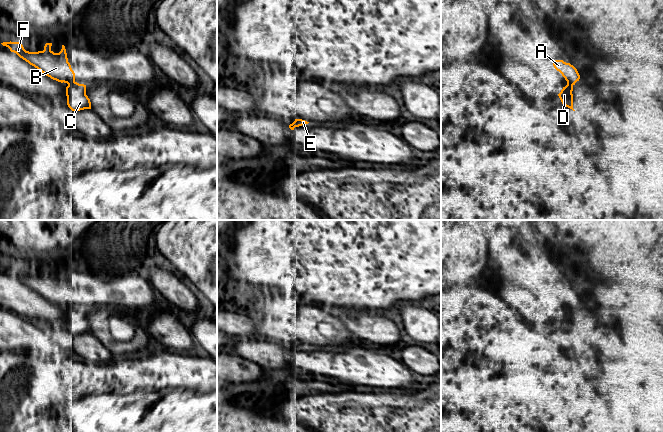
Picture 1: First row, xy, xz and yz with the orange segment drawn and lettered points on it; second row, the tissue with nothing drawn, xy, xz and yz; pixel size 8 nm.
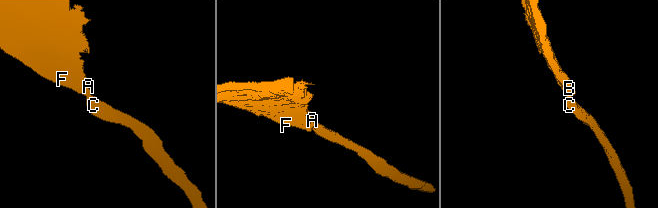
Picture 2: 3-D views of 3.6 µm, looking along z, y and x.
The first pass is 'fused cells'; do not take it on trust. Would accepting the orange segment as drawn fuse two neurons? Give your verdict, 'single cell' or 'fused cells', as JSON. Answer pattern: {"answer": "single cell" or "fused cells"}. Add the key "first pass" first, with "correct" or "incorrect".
{"first pass": "correct", "answer": "fused cells"}

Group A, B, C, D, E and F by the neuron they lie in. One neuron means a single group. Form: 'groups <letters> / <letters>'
groups A B F / C D E

